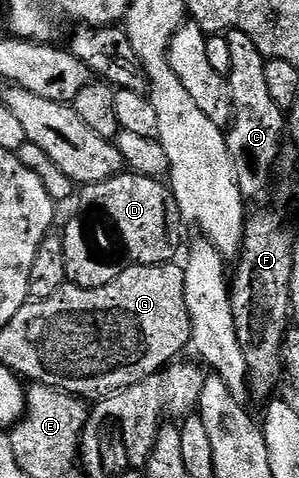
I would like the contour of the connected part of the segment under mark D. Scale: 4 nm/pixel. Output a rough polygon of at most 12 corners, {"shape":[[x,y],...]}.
{"shape":[[129,170],[81,189],[131,265],[169,264],[178,204]]}

